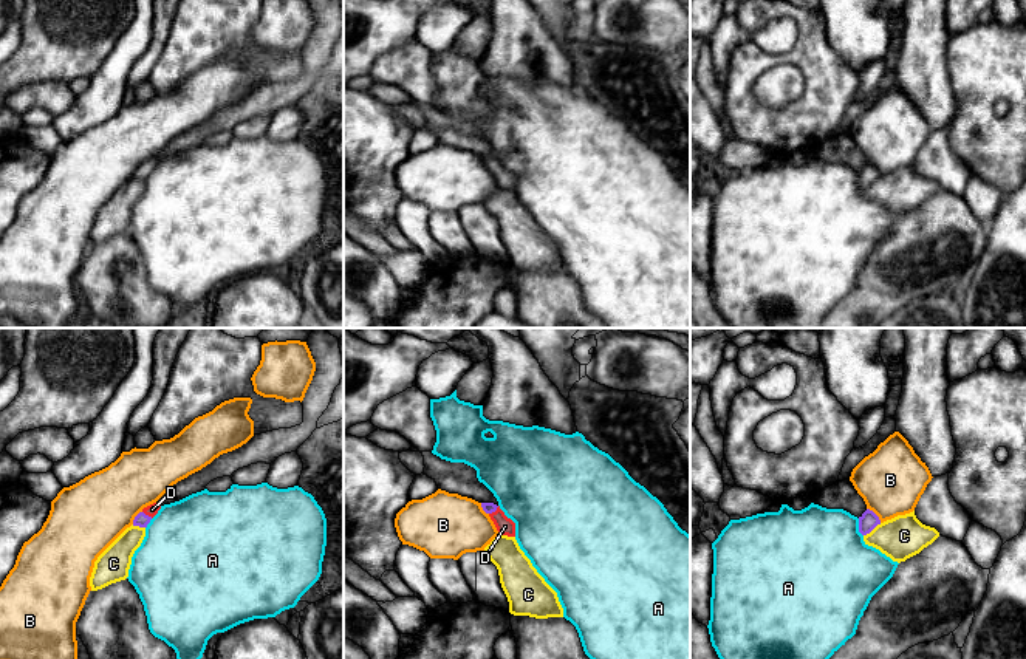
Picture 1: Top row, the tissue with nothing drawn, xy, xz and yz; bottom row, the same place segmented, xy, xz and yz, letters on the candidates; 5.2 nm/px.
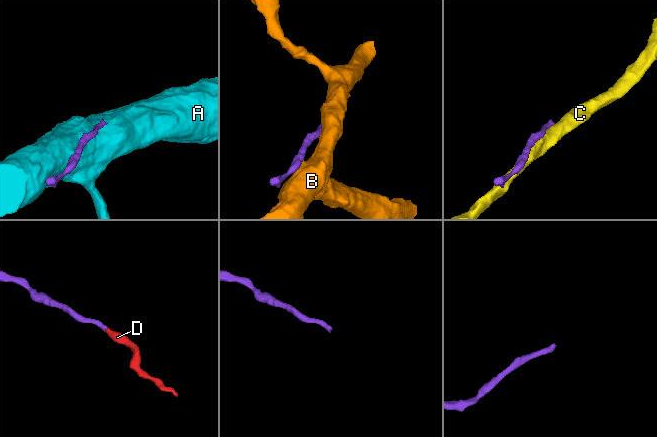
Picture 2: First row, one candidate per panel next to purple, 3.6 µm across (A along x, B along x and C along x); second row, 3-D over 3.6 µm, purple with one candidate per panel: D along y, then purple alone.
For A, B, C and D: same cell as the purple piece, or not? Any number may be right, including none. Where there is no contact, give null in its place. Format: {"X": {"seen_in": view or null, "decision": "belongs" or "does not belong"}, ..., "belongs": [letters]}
{"A": {"seen_in": "yz", "decision": "does not belong"}, "B": {"seen_in": "yz", "decision": "does not belong"}, "C": {"seen_in": "yz", "decision": "does not belong"}, "D": {"seen_in": "xy", "decision": "belongs"}, "belongs": ["D"]}

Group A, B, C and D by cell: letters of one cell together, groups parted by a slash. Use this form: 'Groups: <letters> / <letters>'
Groups: A / B / C / D

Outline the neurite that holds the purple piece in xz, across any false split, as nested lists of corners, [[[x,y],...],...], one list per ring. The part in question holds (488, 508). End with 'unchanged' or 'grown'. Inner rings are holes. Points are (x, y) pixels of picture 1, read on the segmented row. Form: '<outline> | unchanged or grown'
[[[481,503],[483,510],[491,517],[494,521],[498,534],[515,537],[515,523],[504,515],[500,506],[494,503]]] | grown

